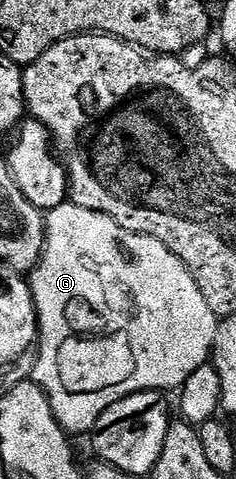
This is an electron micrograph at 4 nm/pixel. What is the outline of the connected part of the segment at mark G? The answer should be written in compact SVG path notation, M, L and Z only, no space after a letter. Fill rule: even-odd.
M67 200L61 206L48 211L45 219L45 232L47 235L45 250L31 271L33 303L37 306L39 327L39 345L36 347L36 350L38 349L37 363L33 366L33 374L31 370L31 378L44 392L45 399L49 401L53 409L53 415L57 418L58 424L65 429L66 434L70 436L88 435L95 428L99 416L103 412L107 412L107 408L111 408L111 404L123 400L128 394L138 394L144 390L176 391L185 383L187 376L191 376L191 372L195 372L195 368L204 366L210 361L219 319L211 312L199 284L193 279L193 273L163 243L146 234L127 232L127 228L120 226L111 216L91 212L91 208L77 206L72 200Z

